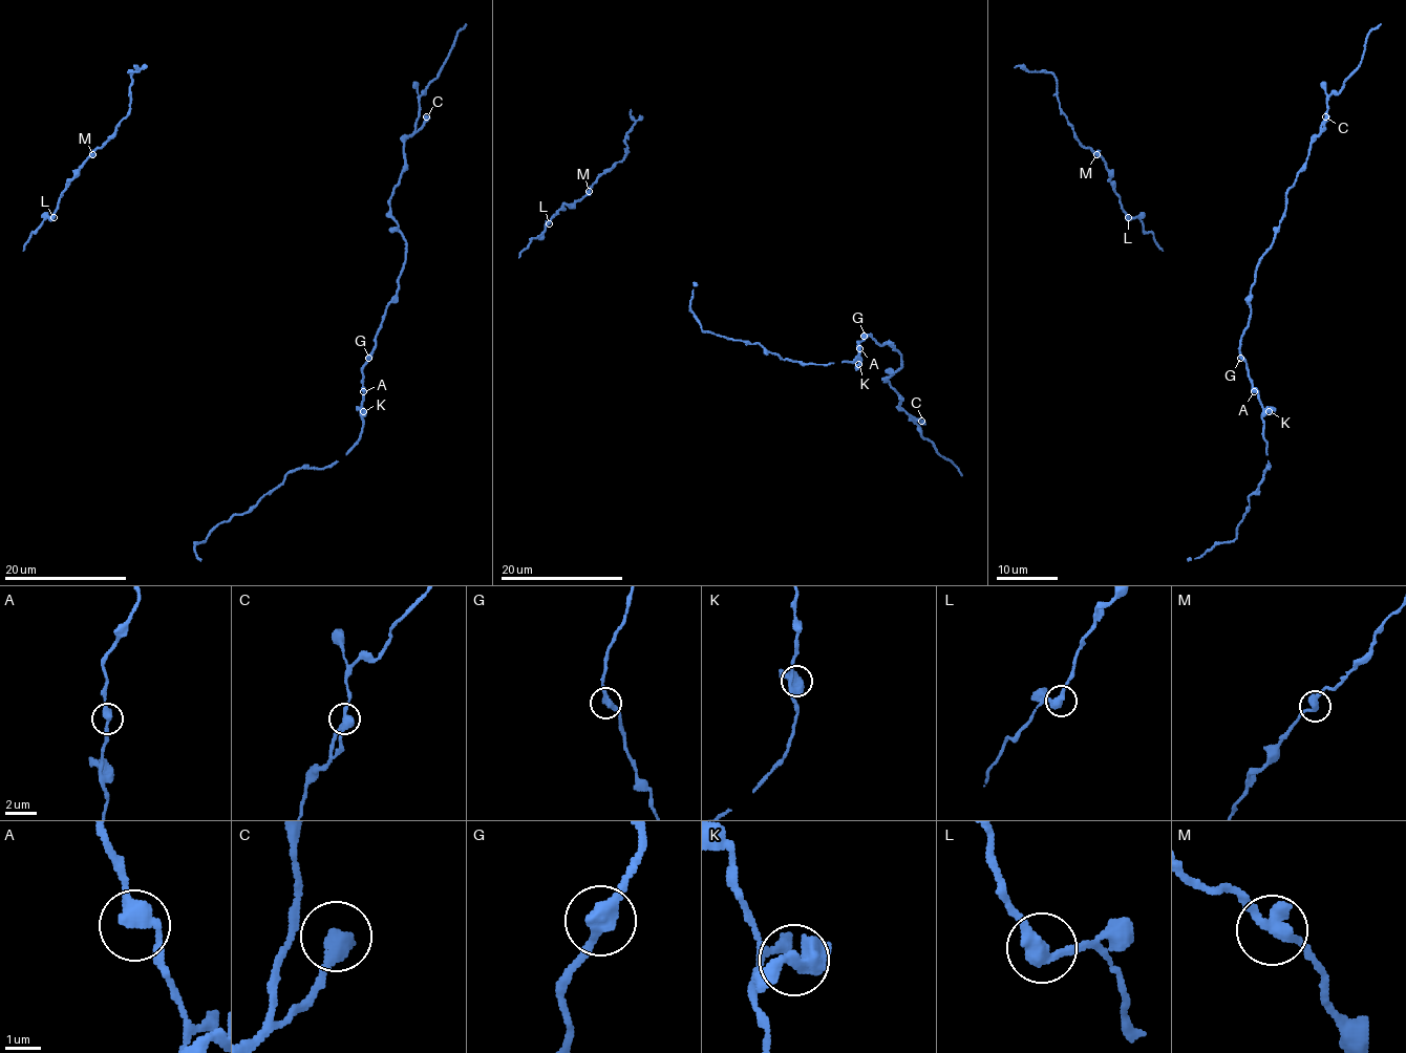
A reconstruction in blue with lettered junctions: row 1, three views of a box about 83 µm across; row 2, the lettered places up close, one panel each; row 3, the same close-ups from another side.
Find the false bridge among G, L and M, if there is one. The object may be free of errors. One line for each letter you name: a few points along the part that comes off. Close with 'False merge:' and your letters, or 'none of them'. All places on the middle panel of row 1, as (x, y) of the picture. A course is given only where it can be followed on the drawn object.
False merge: none of them

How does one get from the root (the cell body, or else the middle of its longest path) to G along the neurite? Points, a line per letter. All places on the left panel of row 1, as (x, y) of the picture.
G: (229, 520), (246, 514), (289, 472), (332, 467), (348, 452), (363, 424), (362, 367), (368, 358)

